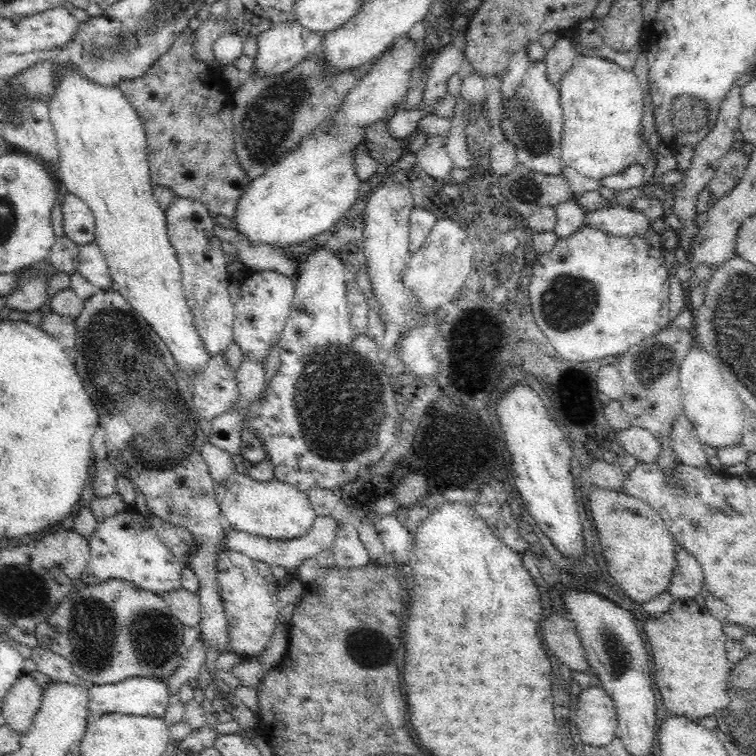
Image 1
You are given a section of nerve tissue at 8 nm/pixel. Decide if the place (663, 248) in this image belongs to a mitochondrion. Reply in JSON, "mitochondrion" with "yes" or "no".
{"mitochondrion":"no"}

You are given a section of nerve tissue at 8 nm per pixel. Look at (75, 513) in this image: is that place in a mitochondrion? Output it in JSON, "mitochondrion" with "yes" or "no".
{"mitochondrion":"no"}

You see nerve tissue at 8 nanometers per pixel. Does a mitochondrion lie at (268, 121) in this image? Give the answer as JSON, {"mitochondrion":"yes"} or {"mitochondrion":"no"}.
{"mitochondrion":"yes"}

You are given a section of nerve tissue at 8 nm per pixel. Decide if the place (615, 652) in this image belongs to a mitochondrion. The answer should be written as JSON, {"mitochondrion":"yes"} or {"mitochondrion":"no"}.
{"mitochondrion":"yes"}

